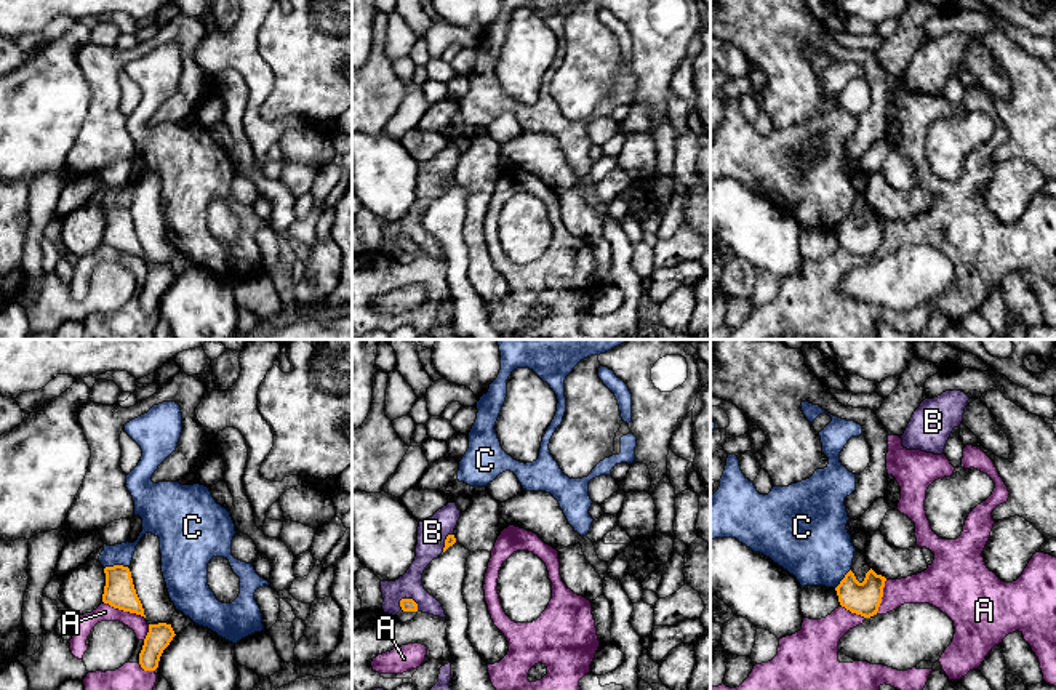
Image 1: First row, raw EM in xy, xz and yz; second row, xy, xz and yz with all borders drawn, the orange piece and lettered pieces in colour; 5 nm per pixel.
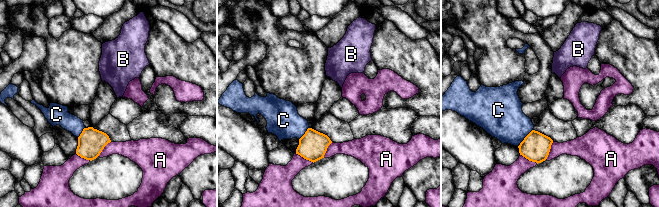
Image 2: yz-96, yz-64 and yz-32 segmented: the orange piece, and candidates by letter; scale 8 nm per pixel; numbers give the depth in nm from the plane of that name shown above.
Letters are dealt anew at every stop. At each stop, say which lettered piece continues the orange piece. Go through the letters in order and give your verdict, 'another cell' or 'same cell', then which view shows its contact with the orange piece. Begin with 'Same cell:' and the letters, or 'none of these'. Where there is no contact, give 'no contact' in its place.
Same cell: none of these
A: another cell | xy
B: another cell | xz
C: another cell | xy

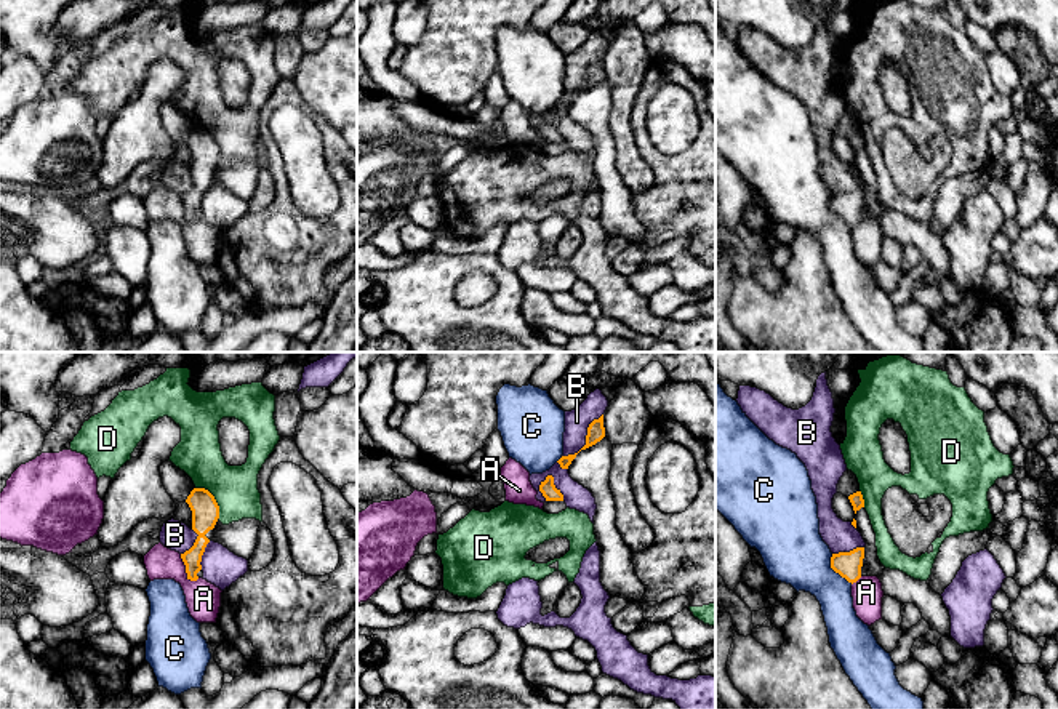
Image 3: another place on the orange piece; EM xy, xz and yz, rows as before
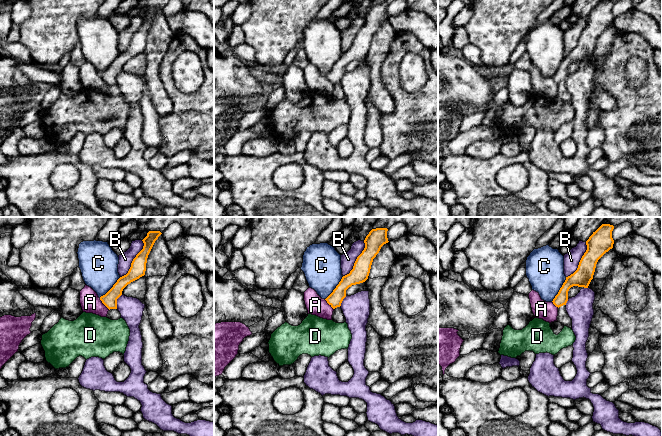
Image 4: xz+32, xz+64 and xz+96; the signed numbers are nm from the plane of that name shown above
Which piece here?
Same cell: none of these
A: another cell | xy
B: another cell | xz
C: another cell | yz
D: another cell | xy

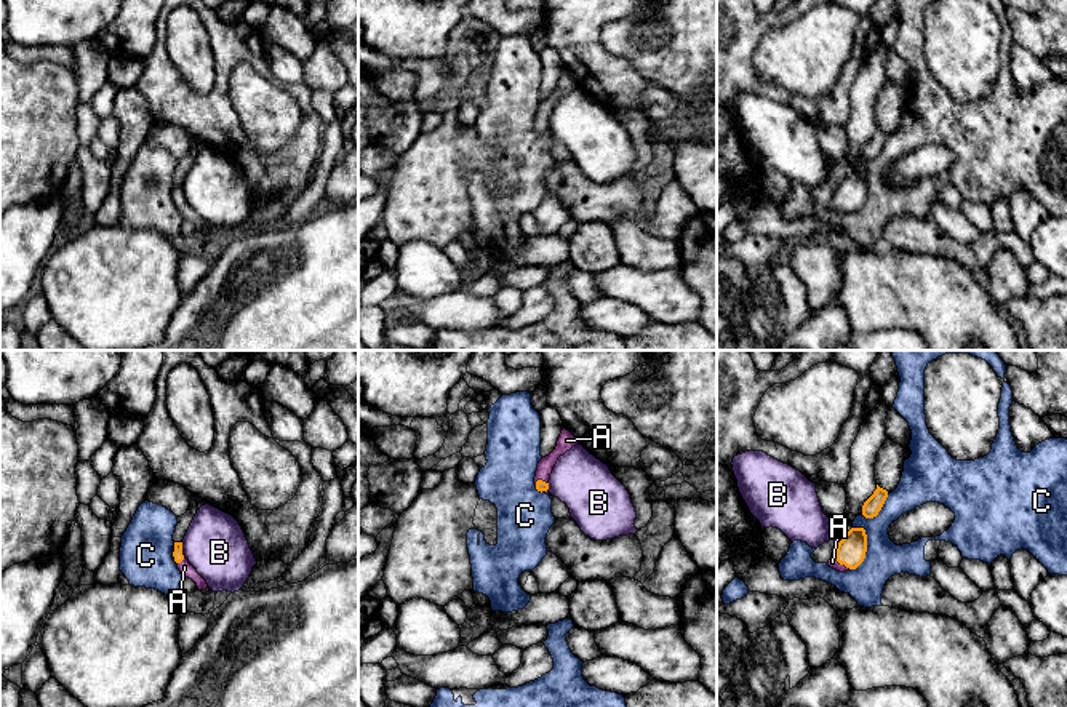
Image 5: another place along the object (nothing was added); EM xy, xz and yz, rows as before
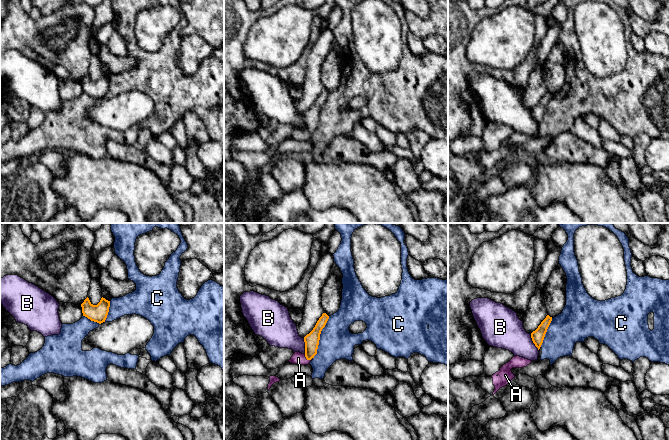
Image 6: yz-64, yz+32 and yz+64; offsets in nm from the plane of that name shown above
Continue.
Same cell: A
A: same cell | yz
B: another cell | xy
C: another cell | yz

